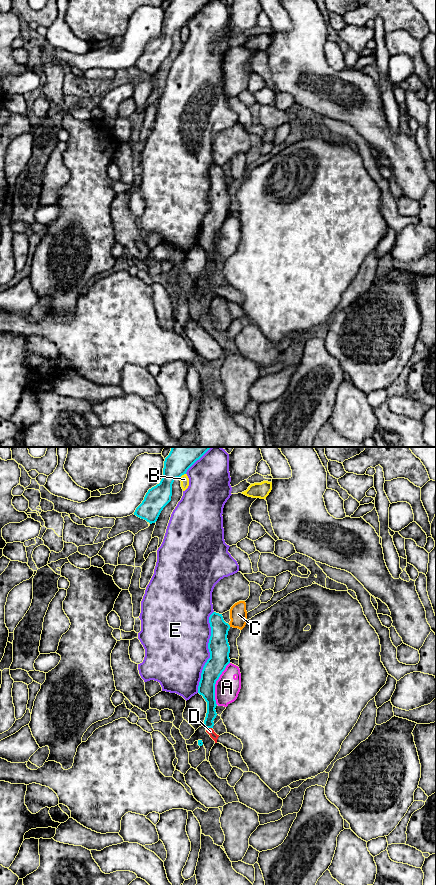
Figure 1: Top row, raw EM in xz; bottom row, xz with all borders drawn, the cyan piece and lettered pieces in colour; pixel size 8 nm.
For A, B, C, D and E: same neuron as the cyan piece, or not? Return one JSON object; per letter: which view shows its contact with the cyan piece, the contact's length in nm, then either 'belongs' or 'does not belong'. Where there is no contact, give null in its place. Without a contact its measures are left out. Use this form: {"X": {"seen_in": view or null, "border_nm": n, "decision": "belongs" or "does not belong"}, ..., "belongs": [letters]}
{"A": {"seen_in": "xz", "border_nm": 360, "decision": "does not belong"}, "B": {"seen_in": "xz", "border_nm": 70, "decision": "does not belong"}, "C": {"seen_in": "xz", "border_nm": 30, "decision": "does not belong"}, "D": {"seen_in": "xz", "border_nm": 50, "decision": "does not belong"}, "E": {"seen_in": "xz", "border_nm": 650, "decision": "does not belong"}, "belongs": []}

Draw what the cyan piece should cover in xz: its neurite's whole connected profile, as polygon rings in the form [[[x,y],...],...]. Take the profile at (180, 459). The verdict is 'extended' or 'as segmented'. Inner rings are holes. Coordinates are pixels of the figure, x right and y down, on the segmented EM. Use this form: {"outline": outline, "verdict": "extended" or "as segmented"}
{"outline": [[[172,447],[169,455],[165,458],[160,483],[148,490],[134,515],[150,524],[155,523],[163,508],[171,501],[174,480],[186,474],[187,470],[210,448]]], "verdict": "as segmented"}

